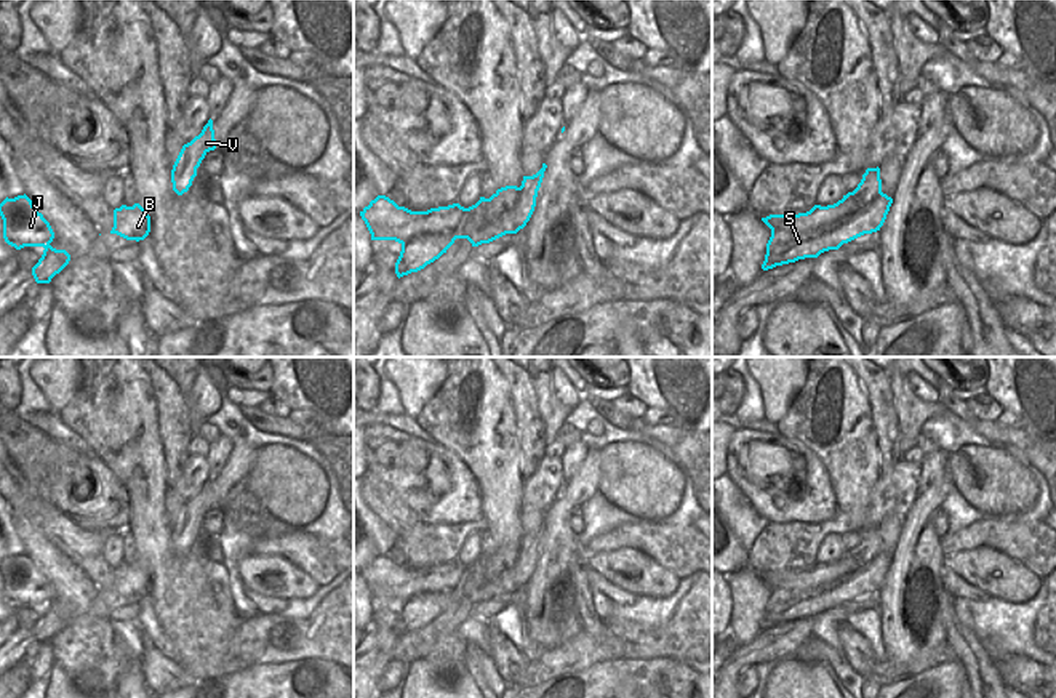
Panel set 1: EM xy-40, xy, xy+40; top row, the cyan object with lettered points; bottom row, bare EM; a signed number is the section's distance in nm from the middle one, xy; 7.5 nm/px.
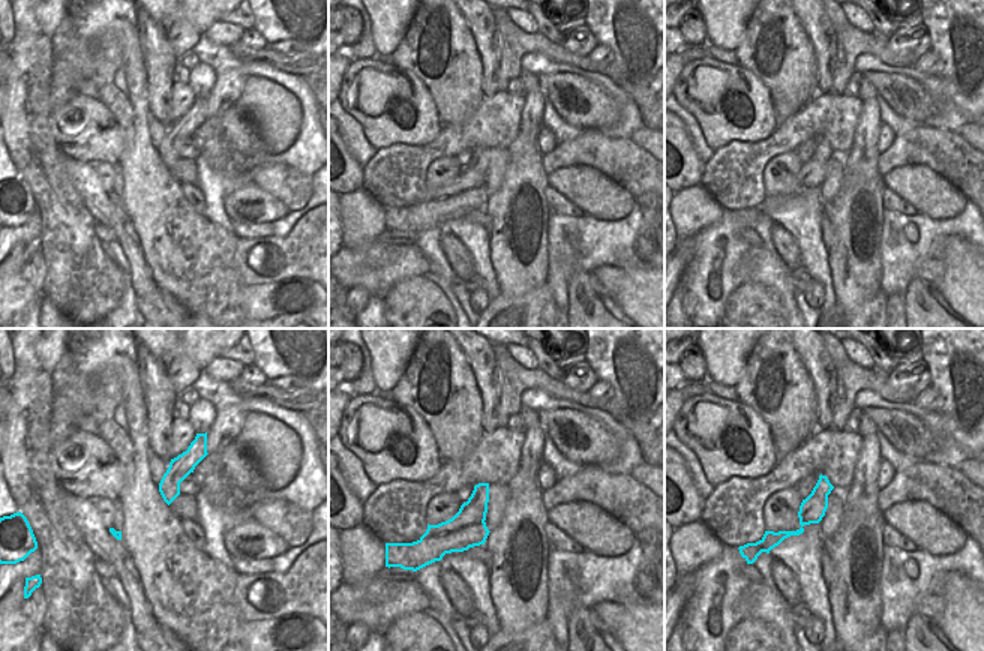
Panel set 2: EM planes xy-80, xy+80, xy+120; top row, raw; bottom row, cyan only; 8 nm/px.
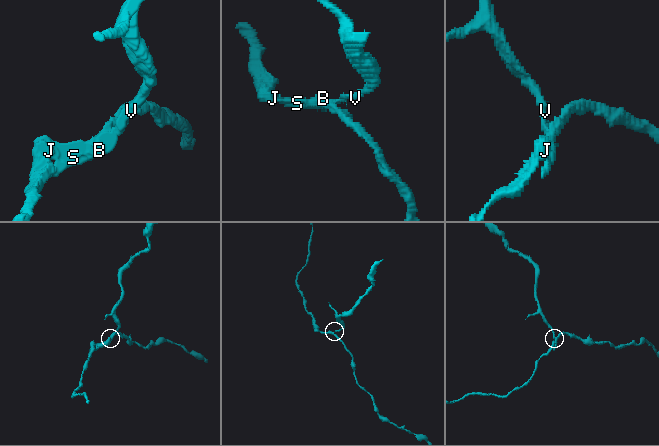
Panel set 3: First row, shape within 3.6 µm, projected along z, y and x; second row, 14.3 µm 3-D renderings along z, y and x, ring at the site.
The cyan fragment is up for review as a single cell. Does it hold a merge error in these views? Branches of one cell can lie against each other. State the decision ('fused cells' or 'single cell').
fused cells

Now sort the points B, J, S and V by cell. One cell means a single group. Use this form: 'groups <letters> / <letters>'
groups B S V / J

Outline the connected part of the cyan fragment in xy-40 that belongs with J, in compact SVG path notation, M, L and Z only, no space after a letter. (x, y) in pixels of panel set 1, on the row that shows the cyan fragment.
M26 194L14 199L6 197L0 203L0 216L3 219L3 239L16 250L24 247L45 248L54 239L50 223Z

